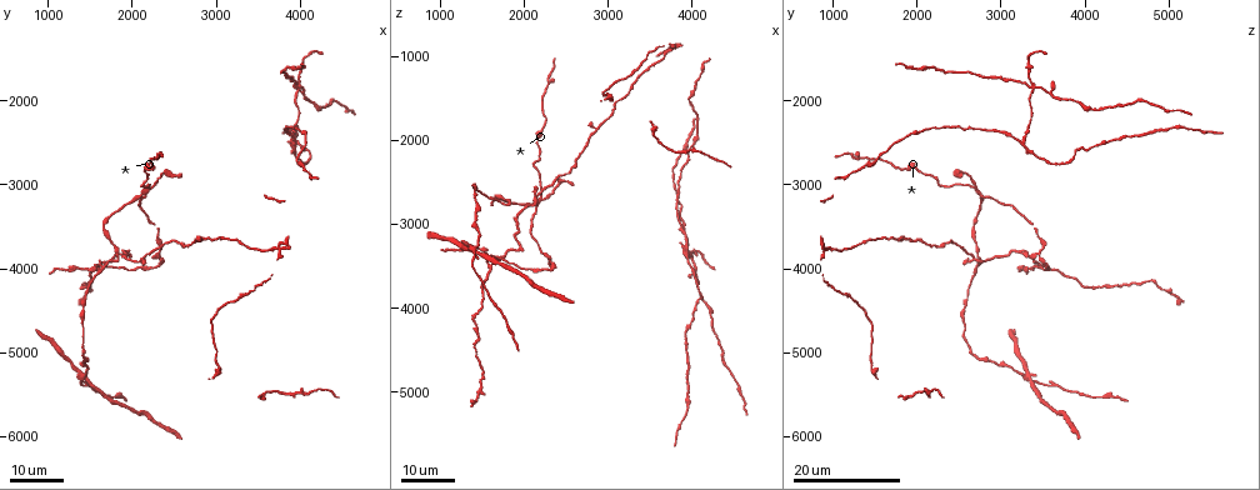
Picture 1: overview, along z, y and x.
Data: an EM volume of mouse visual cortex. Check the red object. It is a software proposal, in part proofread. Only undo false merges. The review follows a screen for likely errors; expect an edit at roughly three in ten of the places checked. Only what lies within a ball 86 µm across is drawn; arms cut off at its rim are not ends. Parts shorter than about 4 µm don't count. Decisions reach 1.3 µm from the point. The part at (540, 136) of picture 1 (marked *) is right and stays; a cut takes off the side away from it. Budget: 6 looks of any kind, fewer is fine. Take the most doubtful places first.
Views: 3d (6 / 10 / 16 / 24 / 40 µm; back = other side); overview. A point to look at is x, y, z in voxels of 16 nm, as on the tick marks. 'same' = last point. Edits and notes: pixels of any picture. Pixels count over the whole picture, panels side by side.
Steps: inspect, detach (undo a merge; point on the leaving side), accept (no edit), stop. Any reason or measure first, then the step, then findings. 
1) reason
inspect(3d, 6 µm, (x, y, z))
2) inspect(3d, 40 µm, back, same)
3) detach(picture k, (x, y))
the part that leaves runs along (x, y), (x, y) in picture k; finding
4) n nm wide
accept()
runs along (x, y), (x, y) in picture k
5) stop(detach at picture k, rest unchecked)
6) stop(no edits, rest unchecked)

four or more arms meet
inspect(3d, 24 µm, (4000, 1850, 3400))

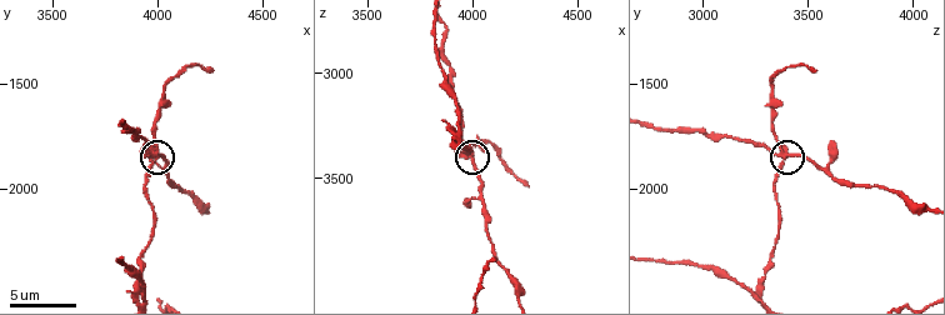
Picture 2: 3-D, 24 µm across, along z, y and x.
inspect(3d, 6 µm, (3980, 1830, 3410))

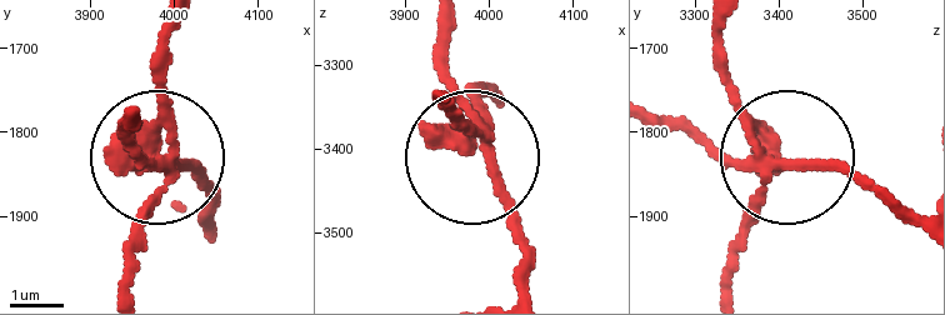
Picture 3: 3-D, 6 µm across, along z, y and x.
5 arms
detach(picture 3, (131, 229))
the part that leaves runs along (169, 170), (129, 286) in picture 3; two neurons meet here

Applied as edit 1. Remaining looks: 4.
a fork
inspect(3d, 24 µm, (2200, 3050, 2700))

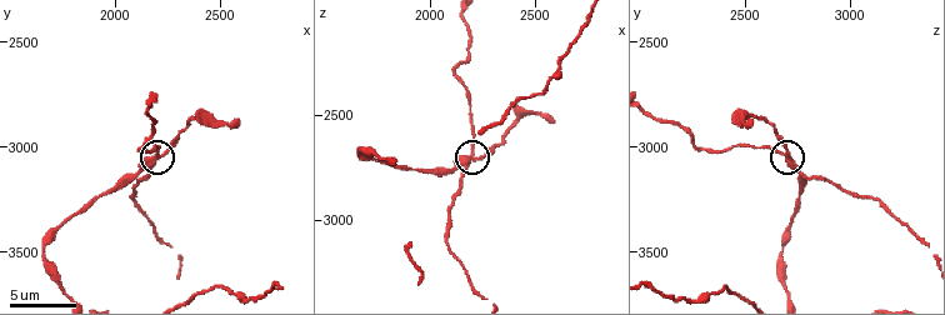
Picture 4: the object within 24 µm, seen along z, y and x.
zoom in
inspect(3d, 6 µm, (2230, 3030, 2710))

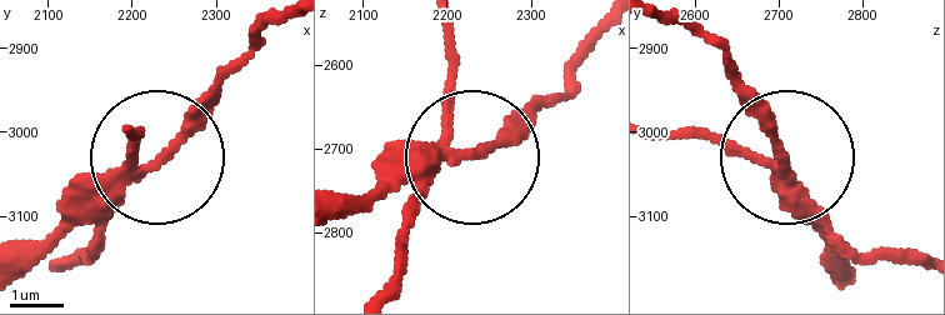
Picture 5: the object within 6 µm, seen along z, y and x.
3 arms
detach(picture 5, (56, 229))
the part that leaves runs along (115, 193), (26, 246) in picture 5; two neurons meet here

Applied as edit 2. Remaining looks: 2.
a narrow waist
inspect(3d, 16 µm, (2350, 3800, 3500))

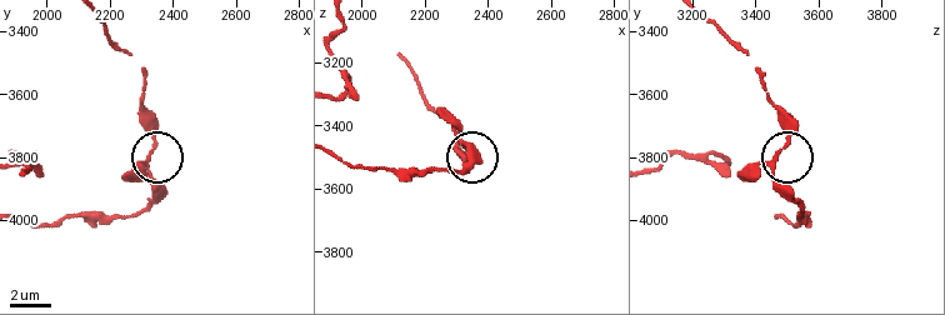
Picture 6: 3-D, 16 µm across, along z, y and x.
inspect(3d, 10 µm, (2340, 3790, 3480))

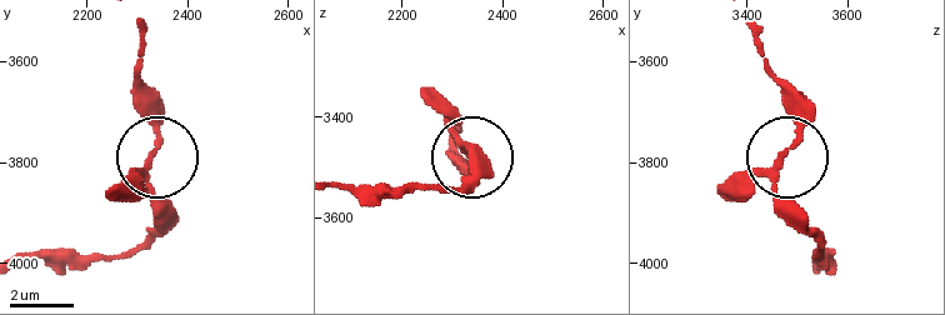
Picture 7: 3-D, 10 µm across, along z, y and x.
3 arms
accept()
all the same neuron

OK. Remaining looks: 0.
stop(detach at picture 3, detach at picture 5, rest unchecked)

